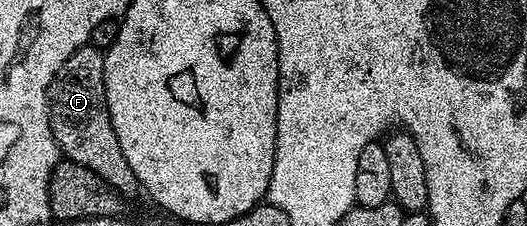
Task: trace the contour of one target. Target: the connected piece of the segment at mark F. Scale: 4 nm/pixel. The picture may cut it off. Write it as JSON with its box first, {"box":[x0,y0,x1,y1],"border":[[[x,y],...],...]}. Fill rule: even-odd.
{"box":[50,45,140,196],"border":[[[85,45],[73,52],[73,56],[69,56],[55,73],[50,88],[51,127],[64,159],[97,172],[105,184],[124,196],[130,196],[134,190],[140,189],[140,185],[133,176],[133,168],[129,168],[129,160],[125,160],[125,152],[121,152],[121,144],[117,144],[117,132],[113,132],[105,92],[103,56],[104,51],[96,46]]]}

